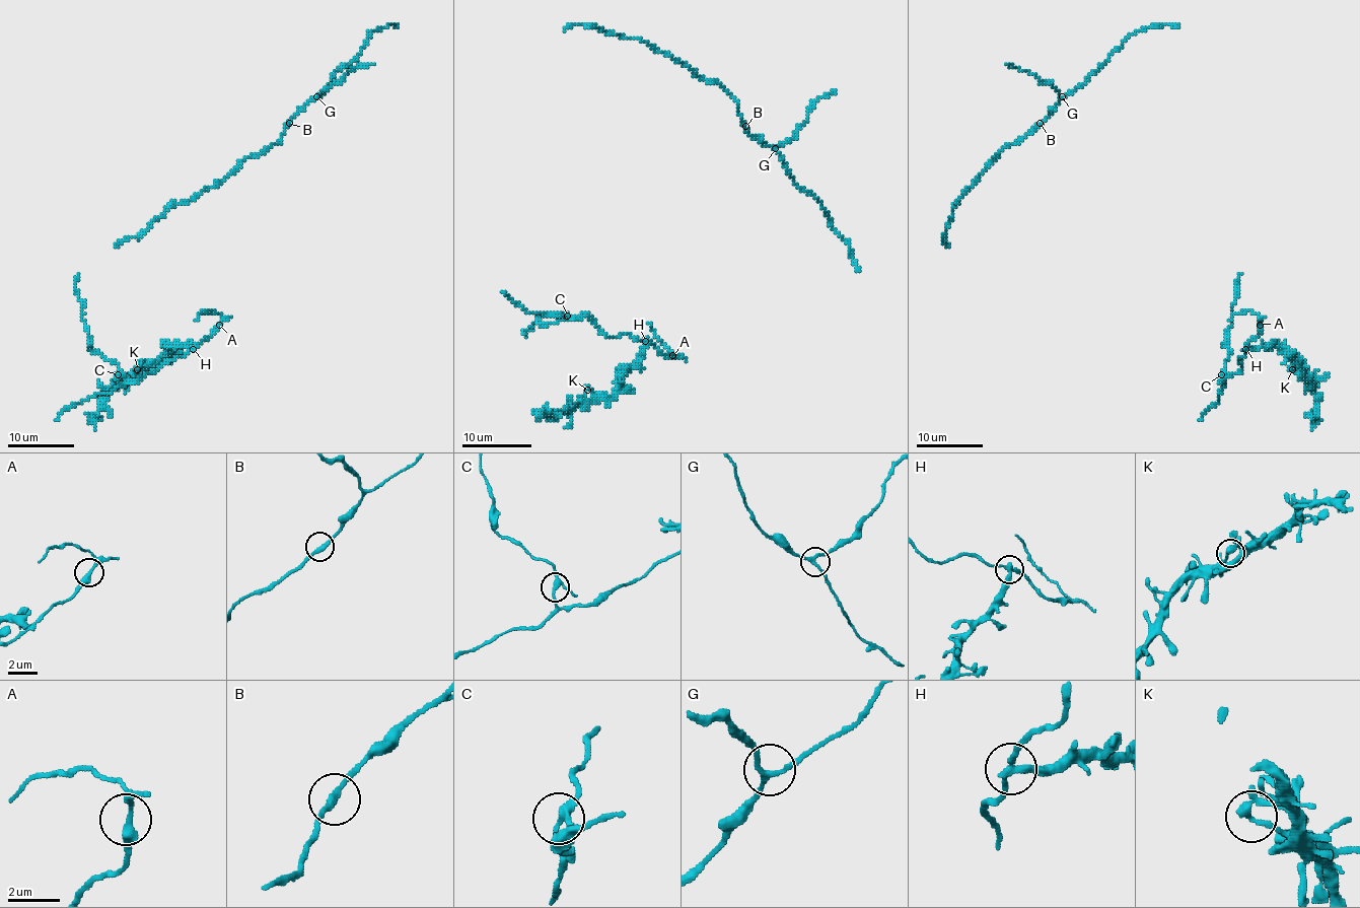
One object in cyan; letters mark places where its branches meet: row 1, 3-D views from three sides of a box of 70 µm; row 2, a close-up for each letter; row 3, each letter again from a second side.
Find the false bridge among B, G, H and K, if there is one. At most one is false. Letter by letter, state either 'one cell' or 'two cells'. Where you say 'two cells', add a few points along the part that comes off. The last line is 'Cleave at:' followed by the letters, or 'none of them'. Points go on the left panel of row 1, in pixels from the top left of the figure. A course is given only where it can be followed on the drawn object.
B: one cell
G: one cell
H: two cells | (192, 349), (131, 382), (114, 362), (89, 348), (89, 331), (76, 288), (77, 273)
K: one cell
Cleave at: H

